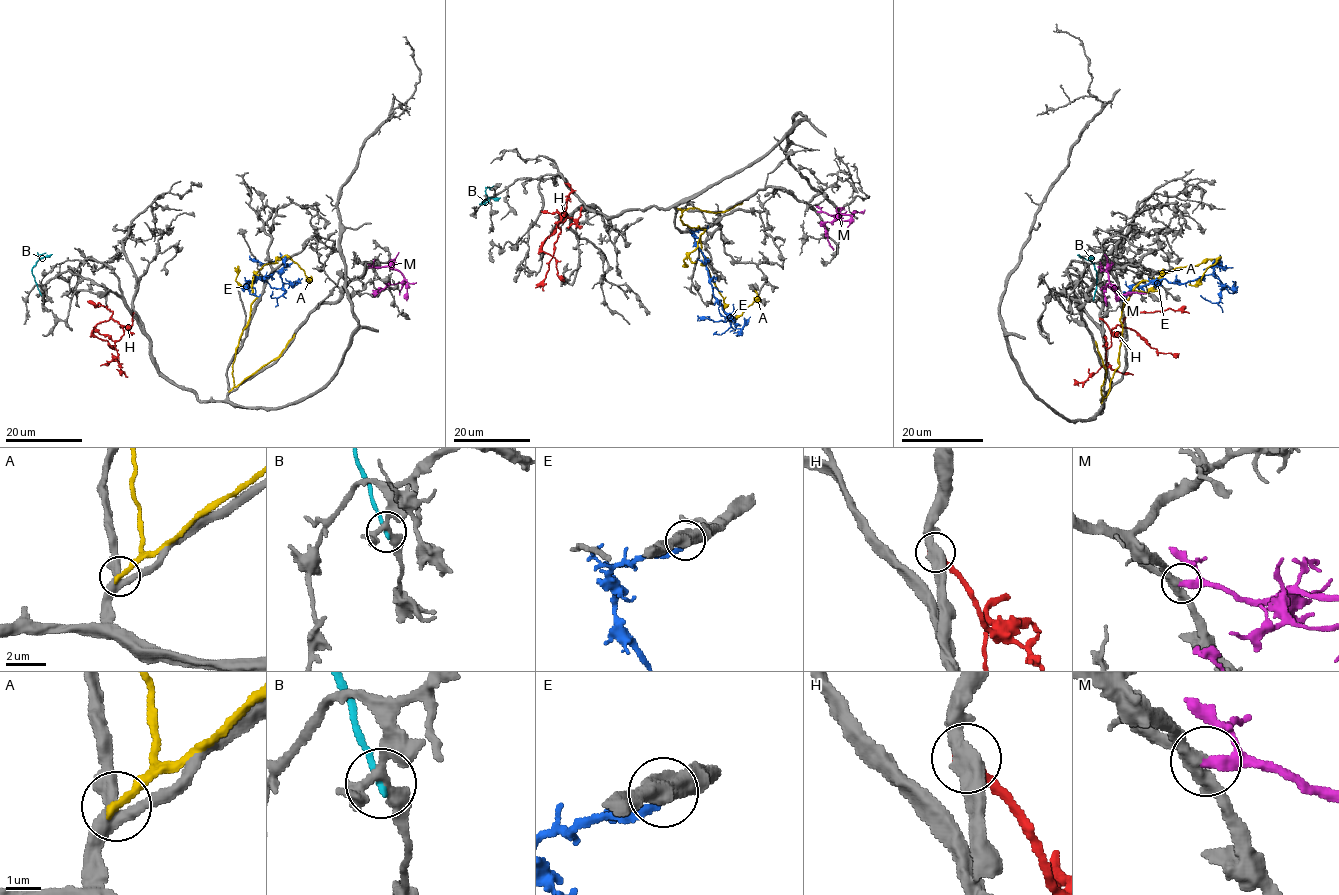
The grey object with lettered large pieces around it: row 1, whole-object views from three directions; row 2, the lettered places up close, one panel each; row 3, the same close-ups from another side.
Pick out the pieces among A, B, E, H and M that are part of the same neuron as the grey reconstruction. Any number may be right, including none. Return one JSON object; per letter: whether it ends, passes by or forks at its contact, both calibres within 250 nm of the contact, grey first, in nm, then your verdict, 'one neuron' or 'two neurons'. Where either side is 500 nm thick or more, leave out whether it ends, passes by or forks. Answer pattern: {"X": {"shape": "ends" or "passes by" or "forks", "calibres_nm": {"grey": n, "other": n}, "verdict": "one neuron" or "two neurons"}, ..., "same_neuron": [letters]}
{"A": {"shape": "ends", "calibres_nm": {"grey": 400, "other": 280}, "verdict": "two neurons"}, "B": {"shape": "ends", "calibres_nm": {"grey": 240, "other": 200}, "verdict": "two neurons"}, "E": {"calibres_nm": {"grey": 500, "other": 200}, "verdict": "two neurons"}, "H": {"shape": "ends", "calibres_nm": {"grey": 480, "other": 340}, "verdict": "two neurons"}, "M": {"shape": "passes by", "calibres_nm": {"grey": 280, "other": 240}, "verdict": "one neuron"}, "same_neuron": ["M"]}

